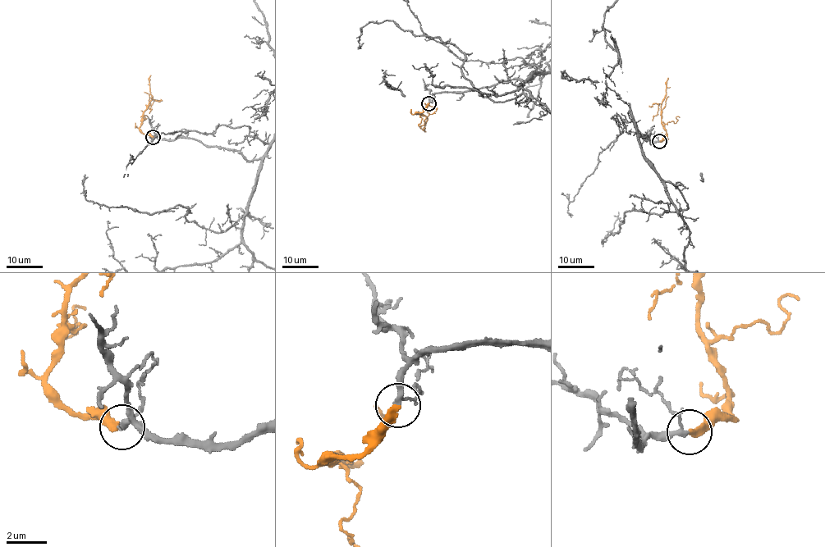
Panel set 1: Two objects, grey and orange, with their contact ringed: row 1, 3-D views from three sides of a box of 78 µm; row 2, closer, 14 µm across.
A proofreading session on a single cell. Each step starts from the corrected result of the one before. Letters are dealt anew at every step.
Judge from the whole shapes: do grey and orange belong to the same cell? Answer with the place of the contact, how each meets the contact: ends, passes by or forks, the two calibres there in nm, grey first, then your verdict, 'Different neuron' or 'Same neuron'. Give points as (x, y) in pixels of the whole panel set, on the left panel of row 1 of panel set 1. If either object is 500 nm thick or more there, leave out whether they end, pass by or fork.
Place: (153, 137). At the ring grey passes by. At the ring orange ends. Thickness 180 nm (grey) against 340 nm. Same neuron

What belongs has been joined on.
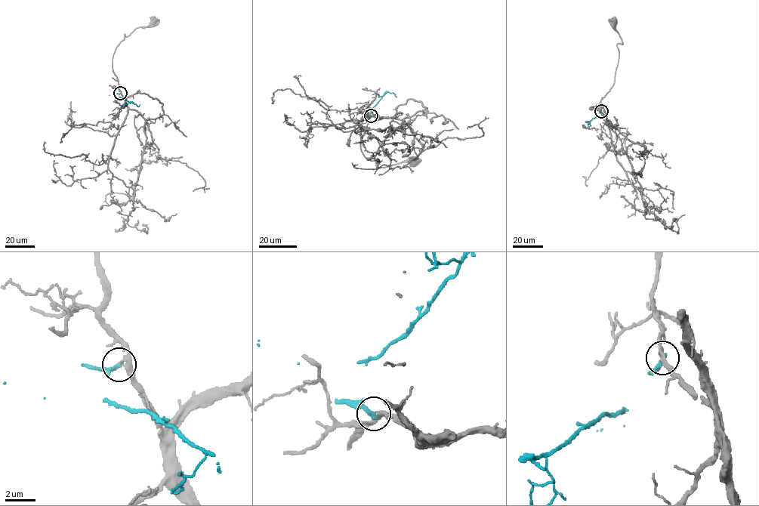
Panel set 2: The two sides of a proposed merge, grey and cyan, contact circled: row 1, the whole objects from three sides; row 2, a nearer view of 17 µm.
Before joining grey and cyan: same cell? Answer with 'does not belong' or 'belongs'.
does not belong

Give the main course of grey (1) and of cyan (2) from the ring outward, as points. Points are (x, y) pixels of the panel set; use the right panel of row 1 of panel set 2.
1: (601, 111), (601, 99), (614, 81), (618, 56), (617, 44), (622, 43), (612, 26), (613, 21)
2: (601, 111), (586, 121), (589, 123), (590, 120)

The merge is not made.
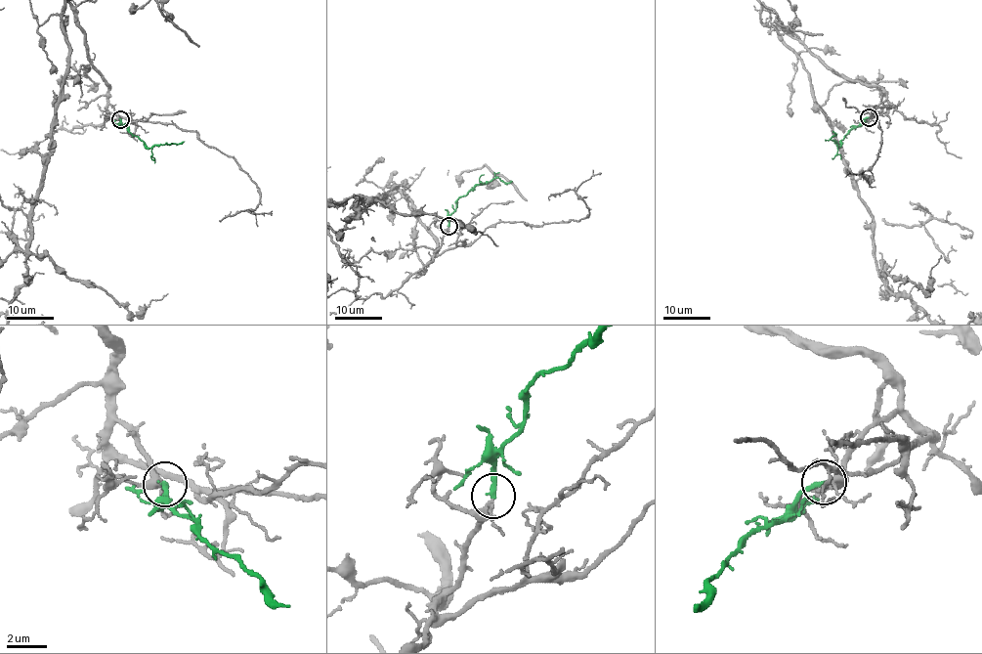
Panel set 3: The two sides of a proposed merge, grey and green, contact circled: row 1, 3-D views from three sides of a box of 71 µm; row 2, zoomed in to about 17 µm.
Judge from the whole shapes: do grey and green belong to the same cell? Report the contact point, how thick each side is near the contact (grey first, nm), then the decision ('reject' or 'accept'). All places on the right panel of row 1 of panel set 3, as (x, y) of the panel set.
at (869, 117); 240 nm thick on the grey side, 280 nm on the other; accept

